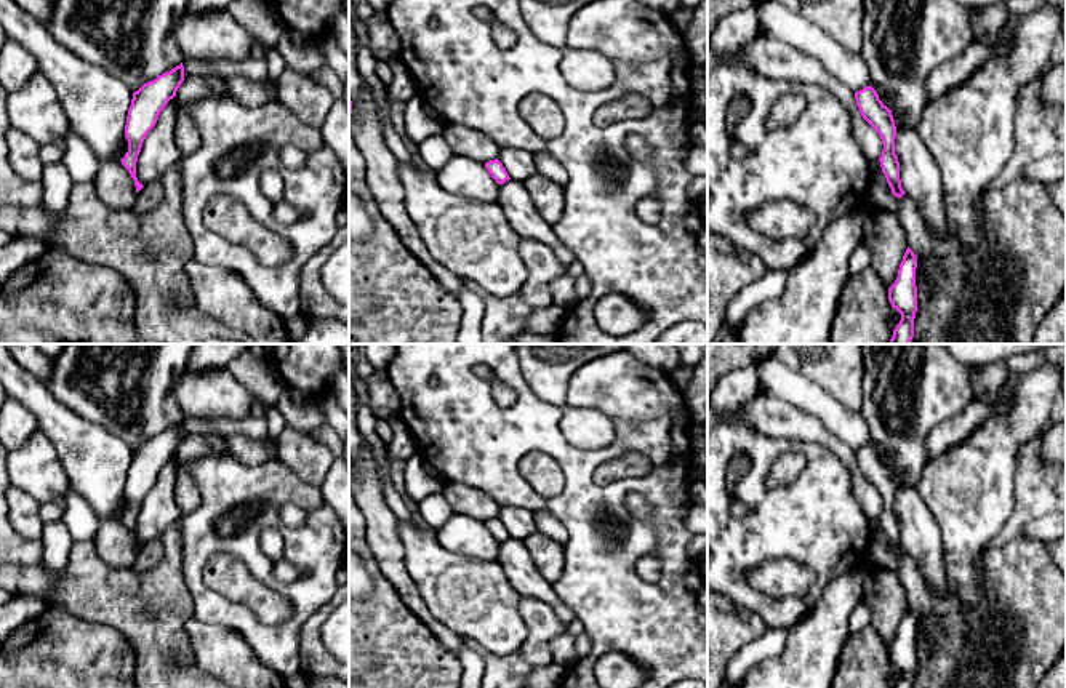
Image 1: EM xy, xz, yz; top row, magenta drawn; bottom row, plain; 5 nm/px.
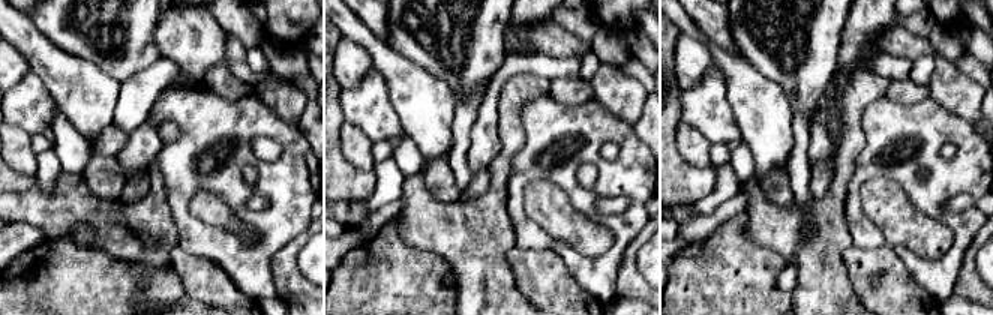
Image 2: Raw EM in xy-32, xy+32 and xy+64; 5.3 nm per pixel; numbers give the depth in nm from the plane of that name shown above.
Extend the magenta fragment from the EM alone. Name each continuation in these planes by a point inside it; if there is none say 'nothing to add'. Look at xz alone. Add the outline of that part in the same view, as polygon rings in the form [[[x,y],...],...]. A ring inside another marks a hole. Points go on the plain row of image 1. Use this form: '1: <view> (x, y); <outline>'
1: xz (520, 524); [[[501,507],[498,518],[506,526],[509,536],[519,541],[523,541],[530,534],[536,533],[535,512],[527,509]]]

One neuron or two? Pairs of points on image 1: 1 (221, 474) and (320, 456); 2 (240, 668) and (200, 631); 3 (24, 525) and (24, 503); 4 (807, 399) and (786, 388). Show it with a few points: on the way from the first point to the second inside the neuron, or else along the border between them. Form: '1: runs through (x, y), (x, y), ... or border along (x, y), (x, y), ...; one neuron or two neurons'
1: border along (277, 458), (301, 479), (314, 485); two neurons
2: runs through (231, 660), (210, 640); one neuron
3: runs through (24, 520), (21, 516), (23, 508); one neuron
4: runs through (802, 394), (791, 388); one neuron

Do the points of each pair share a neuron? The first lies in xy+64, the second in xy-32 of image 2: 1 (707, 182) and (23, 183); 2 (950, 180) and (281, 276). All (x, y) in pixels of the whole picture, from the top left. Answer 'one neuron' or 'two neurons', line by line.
1: one neuron
2: two neurons

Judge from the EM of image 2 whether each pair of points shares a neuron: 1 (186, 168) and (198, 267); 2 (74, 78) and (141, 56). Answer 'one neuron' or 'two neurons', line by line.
1: two neurons
2: two neurons

